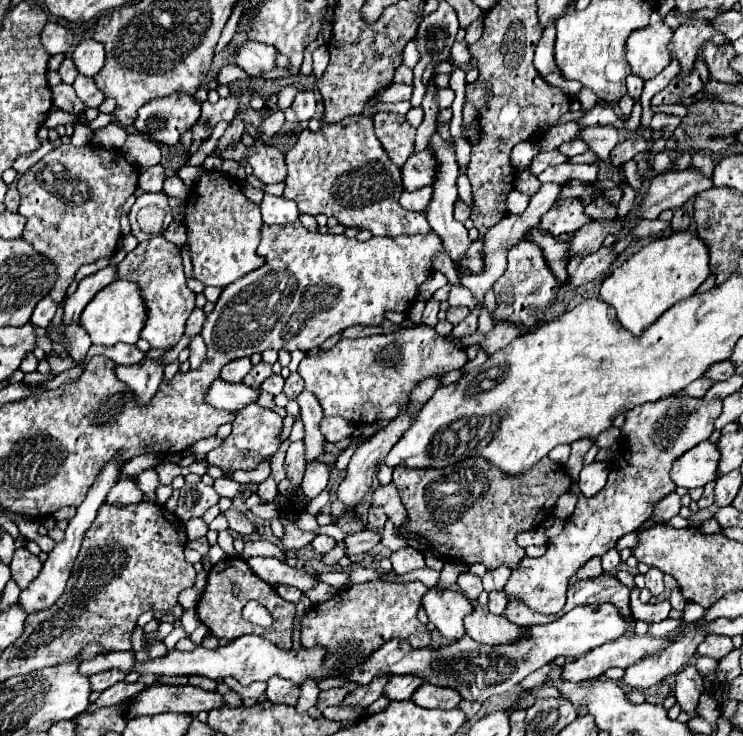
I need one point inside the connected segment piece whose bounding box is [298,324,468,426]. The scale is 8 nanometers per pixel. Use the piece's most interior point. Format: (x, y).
(368, 379)

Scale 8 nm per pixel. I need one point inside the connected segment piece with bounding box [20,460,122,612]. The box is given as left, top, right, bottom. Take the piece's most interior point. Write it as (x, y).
(48, 587)

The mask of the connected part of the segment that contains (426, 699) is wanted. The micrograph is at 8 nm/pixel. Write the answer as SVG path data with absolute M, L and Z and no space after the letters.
M422 684L414 694L412 702L420 708L456 708L460 704L460 694L456 694L452 688L436 688L432 684Z

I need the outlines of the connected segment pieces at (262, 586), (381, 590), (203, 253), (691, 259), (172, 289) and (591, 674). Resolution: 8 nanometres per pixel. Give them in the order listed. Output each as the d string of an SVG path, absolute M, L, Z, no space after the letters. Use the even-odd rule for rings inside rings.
M226 558L218 564L212 566L210 574L208 574L208 582L206 588L200 596L200 602L196 606L196 614L200 618L200 622L204 626L208 626L208 630L216 636L216 638L226 638L226 640L236 640L244 634L260 634L262 638L270 640L272 644L280 646L280 648L292 648L292 616L294 616L294 604L282 600L276 594L276 588L272 588L270 584L266 584L262 578L258 578L250 566L246 564L246 560L242 558ZM232 582L240 584L240 592L238 596L232 594ZM248 600L258 600L274 618L270 628L260 628L254 626L250 622L246 622L242 618L242 608L246 606Z
M370 580L340 590L334 598L314 604L302 618L302 646L316 644L328 648L326 666L330 670L344 670L360 664L368 654L392 638L404 638L412 648L426 648L430 644L428 628L418 620L420 600L428 588L422 582L386 582Z
M204 170L200 182L188 196L184 218L188 232L186 244L192 258L192 276L204 286L226 288L248 272L260 268L264 260L256 254L256 248L260 244L262 224L260 206L242 194L236 178L230 178L222 172Z
M674 232L668 238L658 238L640 248L632 258L618 266L600 286L600 298L614 306L620 324L634 336L640 336L654 324L670 306L696 292L710 276L708 248L692 232Z
M154 236L152 240L140 242L118 266L118 278L132 280L140 284L142 296L148 306L148 322L142 328L142 338L150 342L152 348L172 348L184 334L184 324L194 310L194 292L186 286L186 276L182 272L180 246L168 242L164 236Z
M648 634L644 636L622 636L620 640L614 640L612 644L602 644L600 648L594 648L592 652L580 656L574 662L564 664L564 680L582 682L586 678L598 678L608 668L628 668L630 664L638 662L640 658L660 652L668 646L668 638L652 638Z

